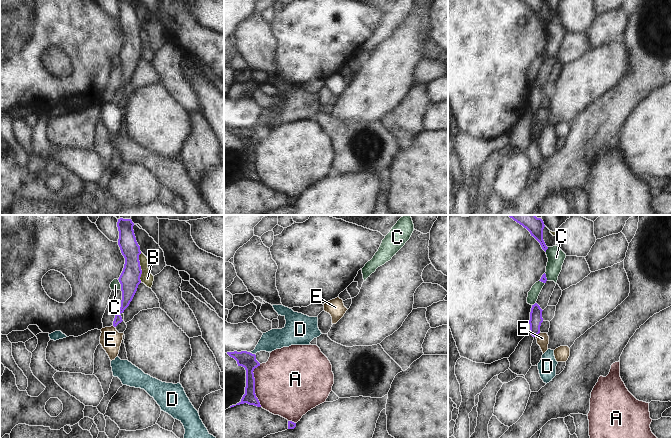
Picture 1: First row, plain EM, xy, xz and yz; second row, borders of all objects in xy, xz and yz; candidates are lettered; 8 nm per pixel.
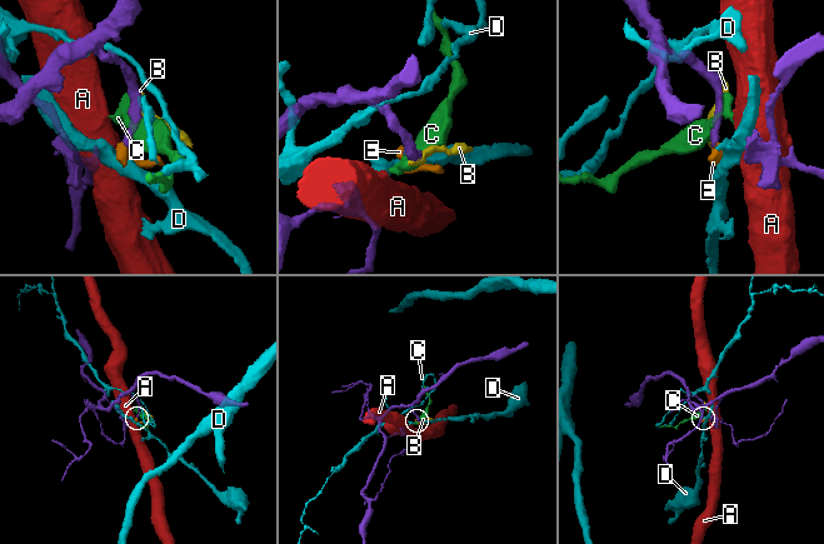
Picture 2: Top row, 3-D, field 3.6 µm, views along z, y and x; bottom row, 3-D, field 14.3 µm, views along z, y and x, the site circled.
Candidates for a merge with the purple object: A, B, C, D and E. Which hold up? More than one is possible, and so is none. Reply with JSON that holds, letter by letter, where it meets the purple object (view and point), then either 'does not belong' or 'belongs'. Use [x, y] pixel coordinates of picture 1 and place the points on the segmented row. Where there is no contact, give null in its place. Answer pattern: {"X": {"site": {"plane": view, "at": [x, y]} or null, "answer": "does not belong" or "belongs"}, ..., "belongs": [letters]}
{"A": {"site": {"plane": "xz", "at": [254, 385]}, "answer": "does not belong"}, "B": {"site": {"plane": "xy", "at": [140, 267]}, "answer": "does not belong"}, "C": {"site": {"plane": "xy", "at": [120, 283]}, "answer": "does not belong"}, "D": {"site": {"plane": "xz", "at": [251, 353]}, "answer": "does not belong"}, "E": {"site": {"plane": "yz", "at": [537, 334]}, "answer": "does not belong"}, "belongs": []}

